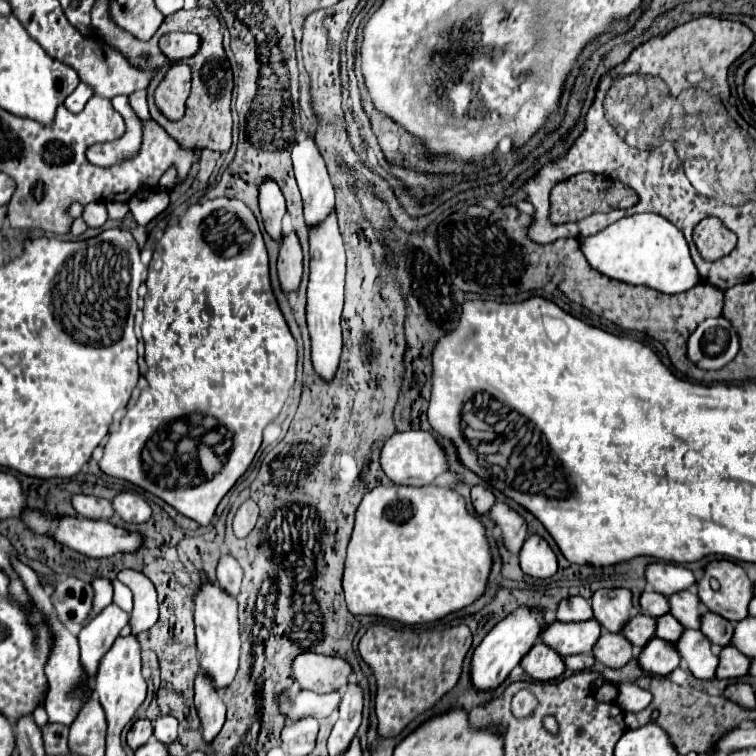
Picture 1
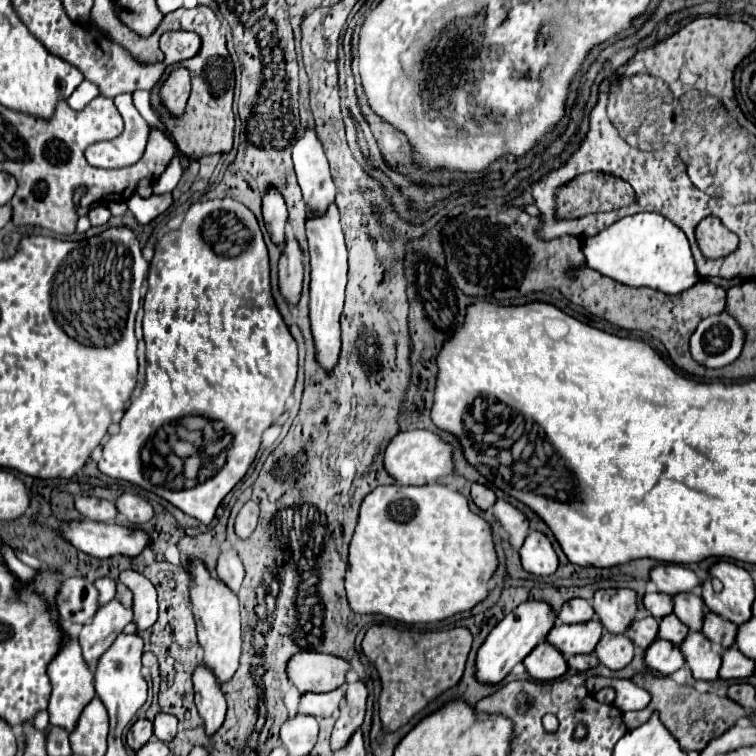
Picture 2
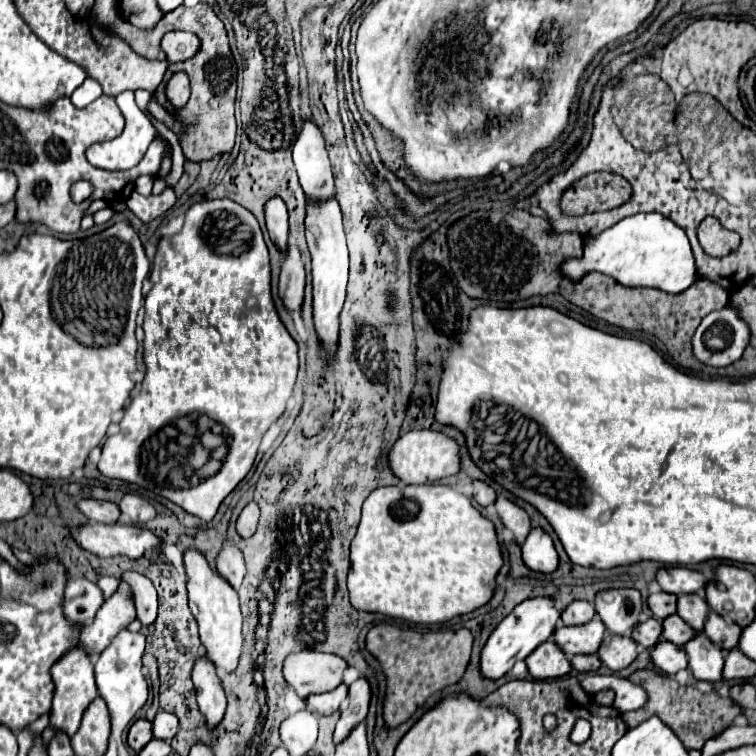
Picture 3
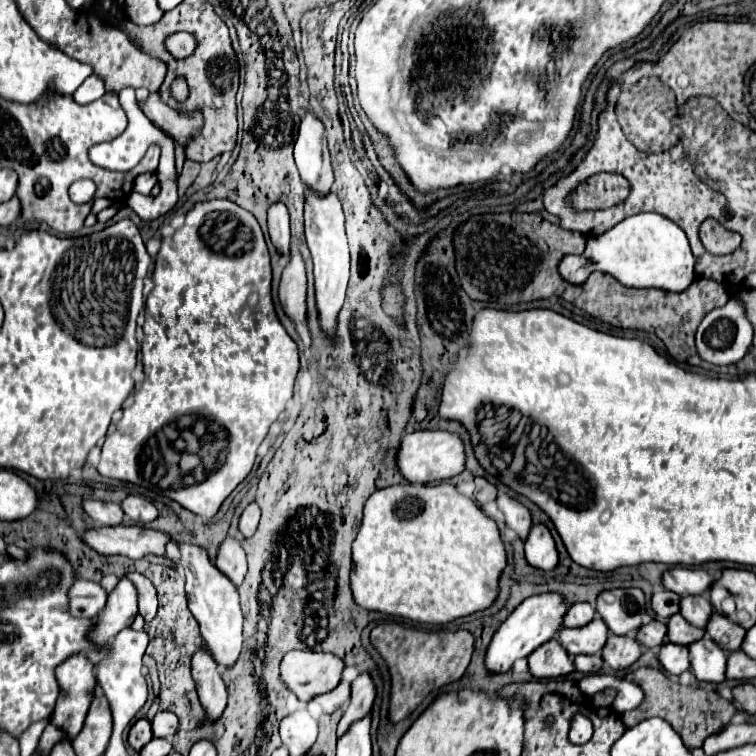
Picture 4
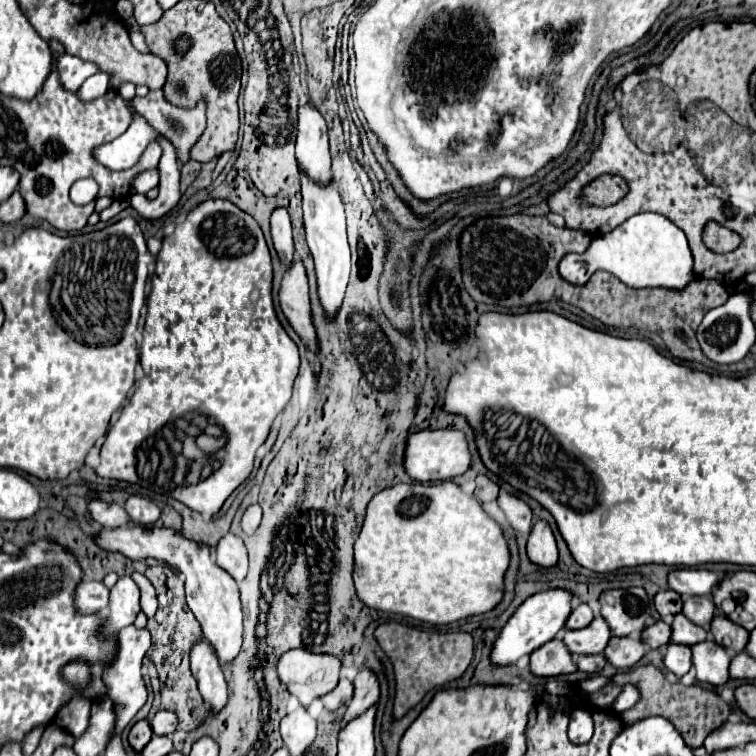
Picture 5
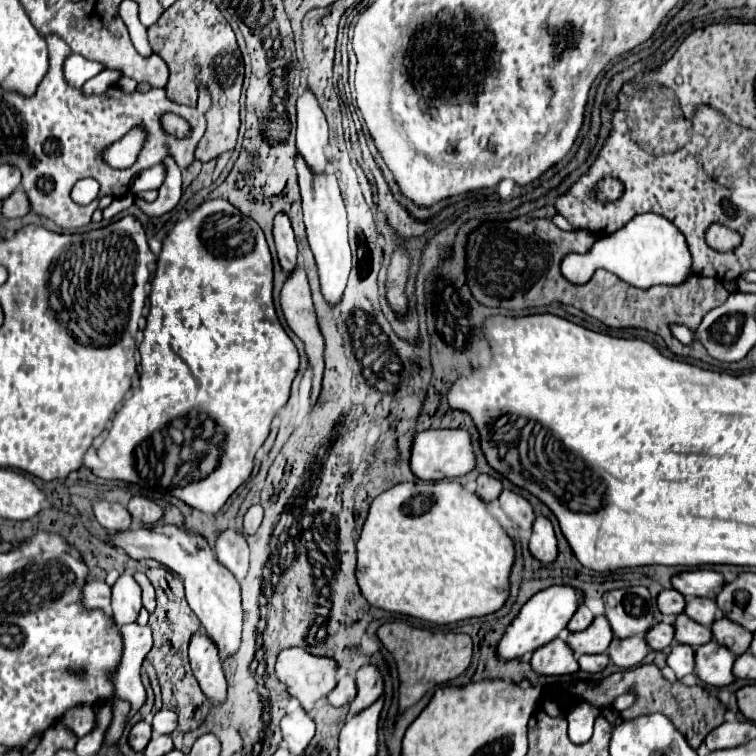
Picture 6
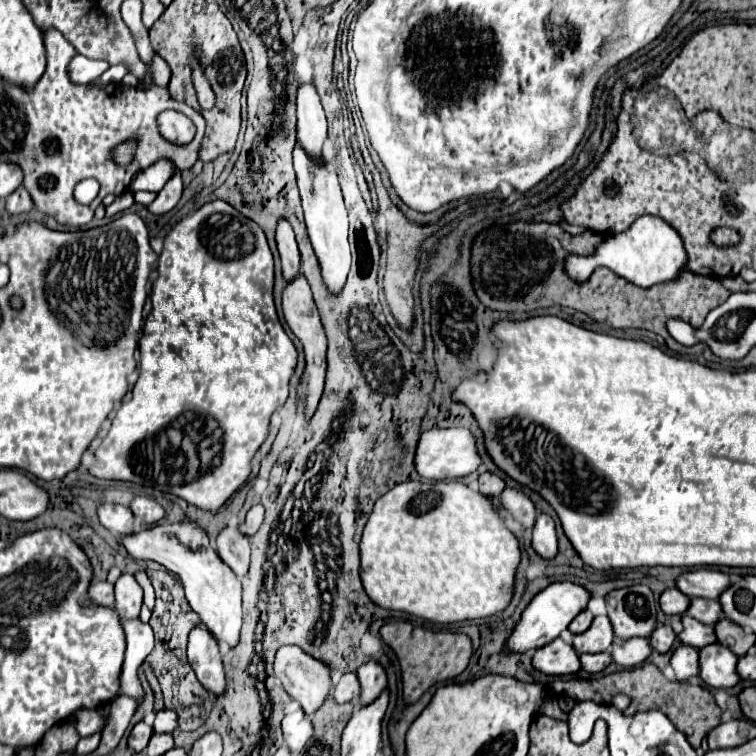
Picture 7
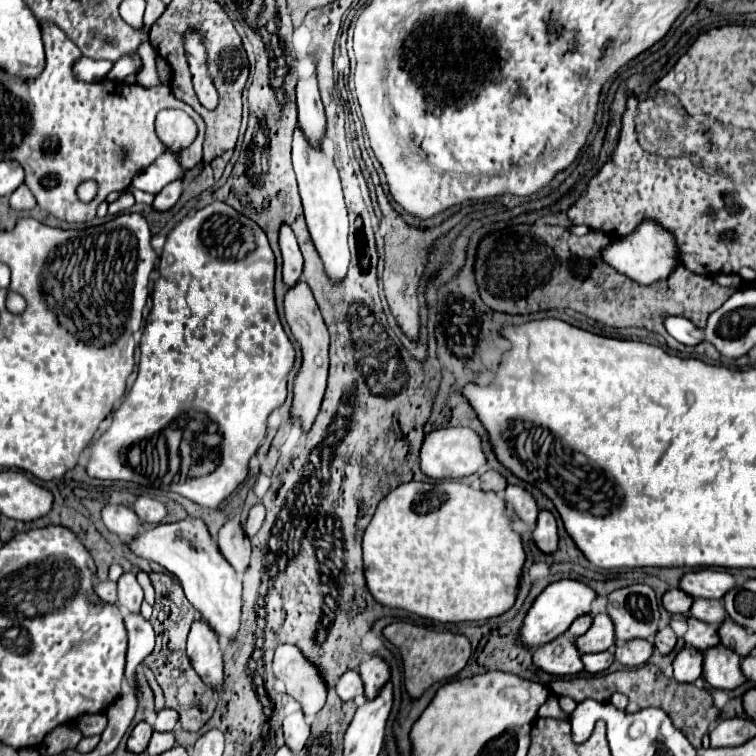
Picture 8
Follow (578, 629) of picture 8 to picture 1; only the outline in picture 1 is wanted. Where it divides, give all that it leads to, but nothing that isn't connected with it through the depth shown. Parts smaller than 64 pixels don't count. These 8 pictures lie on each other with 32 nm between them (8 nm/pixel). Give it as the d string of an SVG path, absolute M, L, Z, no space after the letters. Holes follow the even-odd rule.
M580 596L562 600L556 612L556 620L560 622L584 622L588 618L592 618L592 606Z

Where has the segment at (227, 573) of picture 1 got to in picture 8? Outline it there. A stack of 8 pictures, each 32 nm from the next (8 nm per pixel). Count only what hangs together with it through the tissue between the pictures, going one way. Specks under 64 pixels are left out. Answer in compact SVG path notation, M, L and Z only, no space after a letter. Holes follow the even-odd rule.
M230 518L218 532L218 546L224 558L232 564L238 574L244 574L250 562L250 540L242 530L240 520Z

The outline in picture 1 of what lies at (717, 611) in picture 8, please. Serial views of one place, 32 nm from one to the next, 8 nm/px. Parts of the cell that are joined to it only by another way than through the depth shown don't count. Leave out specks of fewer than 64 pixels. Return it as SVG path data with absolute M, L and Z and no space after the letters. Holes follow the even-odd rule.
M696 586L692 590L684 590L678 594L672 594L670 598L670 614L680 620L682 626L686 628L700 628L700 618L702 618L702 606L700 598L696 592Z

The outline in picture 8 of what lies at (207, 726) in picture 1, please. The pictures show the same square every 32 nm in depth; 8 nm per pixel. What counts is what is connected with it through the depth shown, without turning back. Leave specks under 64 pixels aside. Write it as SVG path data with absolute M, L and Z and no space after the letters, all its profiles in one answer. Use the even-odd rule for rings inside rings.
M198 618L192 624L192 630L188 634L188 658L206 684L216 688L222 686L224 672L220 642L216 640L216 632L204 624L204 618Z

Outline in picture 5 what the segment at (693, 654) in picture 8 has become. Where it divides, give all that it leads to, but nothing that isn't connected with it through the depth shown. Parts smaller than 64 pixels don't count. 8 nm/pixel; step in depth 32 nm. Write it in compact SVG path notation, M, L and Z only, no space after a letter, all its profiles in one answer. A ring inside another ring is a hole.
M670 644L664 656L666 668L670 668L678 678L682 678L692 668L692 650L690 646L682 644Z

